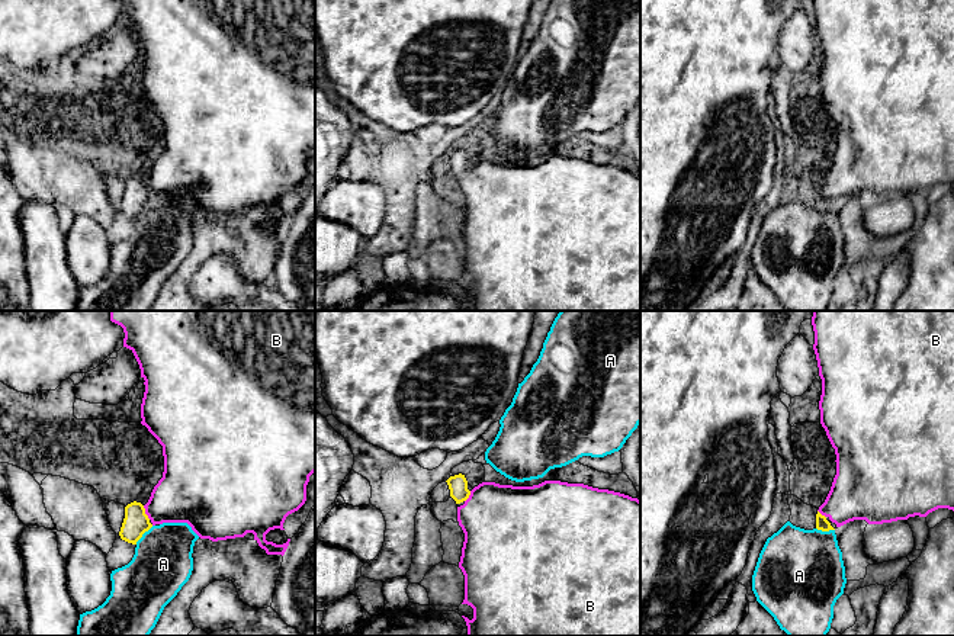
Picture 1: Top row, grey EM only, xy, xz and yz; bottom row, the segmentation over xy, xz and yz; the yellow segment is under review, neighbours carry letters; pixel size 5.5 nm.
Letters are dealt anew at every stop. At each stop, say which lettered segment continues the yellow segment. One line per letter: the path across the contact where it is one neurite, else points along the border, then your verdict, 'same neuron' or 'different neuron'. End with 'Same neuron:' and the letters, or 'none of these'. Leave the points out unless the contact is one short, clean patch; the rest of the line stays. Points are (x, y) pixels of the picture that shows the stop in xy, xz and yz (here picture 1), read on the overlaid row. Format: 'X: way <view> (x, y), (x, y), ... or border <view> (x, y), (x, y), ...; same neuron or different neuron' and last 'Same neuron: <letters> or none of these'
A: different neuron
B: way xy (135, 523), (144, 513), (158, 510), (185, 494); same neuron
Same neuron: B

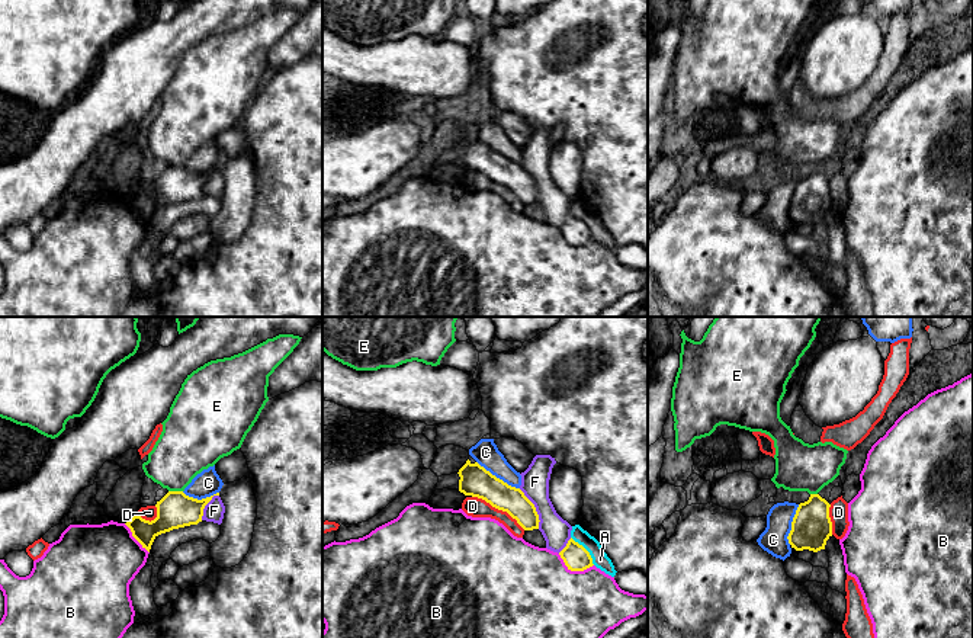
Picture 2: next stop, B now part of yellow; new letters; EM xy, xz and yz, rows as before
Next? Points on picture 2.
A: different neuron
B: different neuron
C: different neuron
D: border xz (472, 496), (506, 510), (524, 529); different neuron
E: border xy (169, 490), (182, 491); different neuron
F: different neuron
Same neuron: none of these

